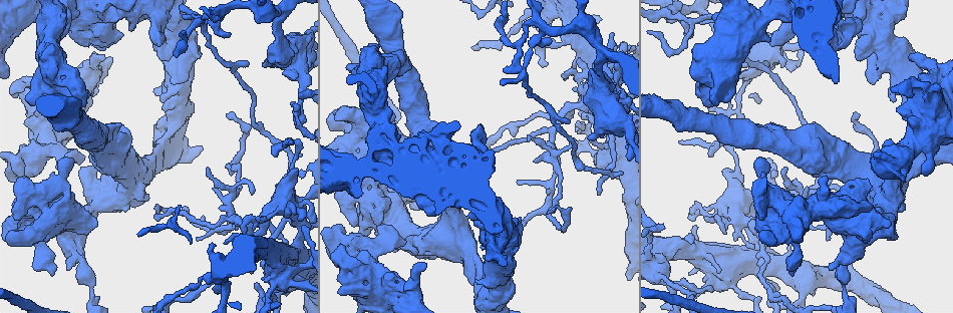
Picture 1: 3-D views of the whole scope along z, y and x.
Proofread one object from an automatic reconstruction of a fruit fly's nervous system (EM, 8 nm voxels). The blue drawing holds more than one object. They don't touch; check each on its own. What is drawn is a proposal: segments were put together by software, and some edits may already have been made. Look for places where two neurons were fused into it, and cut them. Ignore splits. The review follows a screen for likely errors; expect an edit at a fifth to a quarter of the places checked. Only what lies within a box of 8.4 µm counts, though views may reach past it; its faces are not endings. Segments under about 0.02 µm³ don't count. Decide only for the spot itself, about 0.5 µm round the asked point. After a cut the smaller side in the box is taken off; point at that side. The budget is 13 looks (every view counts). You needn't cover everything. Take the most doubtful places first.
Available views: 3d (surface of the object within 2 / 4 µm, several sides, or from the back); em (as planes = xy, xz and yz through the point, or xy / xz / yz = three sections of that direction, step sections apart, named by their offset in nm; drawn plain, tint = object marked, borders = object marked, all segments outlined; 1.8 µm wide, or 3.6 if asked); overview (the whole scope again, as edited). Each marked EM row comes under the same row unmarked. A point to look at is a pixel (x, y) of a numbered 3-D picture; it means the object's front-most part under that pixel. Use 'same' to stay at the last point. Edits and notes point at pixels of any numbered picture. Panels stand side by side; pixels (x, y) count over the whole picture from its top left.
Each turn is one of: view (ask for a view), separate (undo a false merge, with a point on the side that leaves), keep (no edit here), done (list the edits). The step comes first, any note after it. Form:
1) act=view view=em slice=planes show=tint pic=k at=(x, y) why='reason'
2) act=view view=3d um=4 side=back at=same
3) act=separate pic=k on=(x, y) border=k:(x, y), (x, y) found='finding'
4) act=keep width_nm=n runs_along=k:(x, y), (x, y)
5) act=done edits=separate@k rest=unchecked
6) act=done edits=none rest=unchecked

act=view view=3d um=4 pic=1 at=(167, 141) why='looks like a crossing'

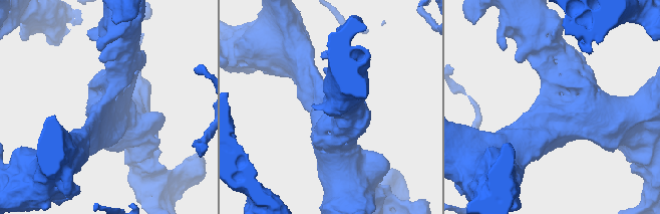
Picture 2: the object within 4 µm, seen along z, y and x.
act=view view=em um=3.6 slice=planes show=tint pic=2 at=(106, 109)

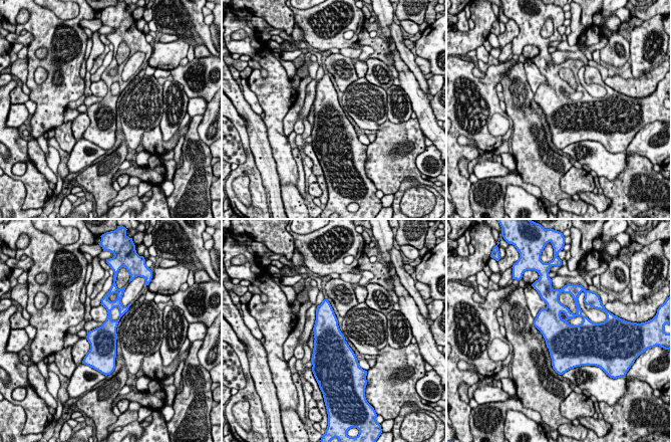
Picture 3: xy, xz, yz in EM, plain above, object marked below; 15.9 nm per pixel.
act=keep found='continuous, no second neuron'

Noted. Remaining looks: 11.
act=view view=em um=3.6 slice=yz step=8 show=tint pic=1 at=(372, 279) why='closes a loop'

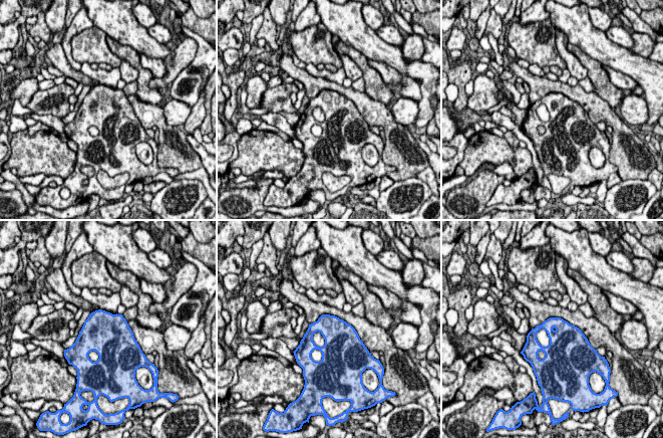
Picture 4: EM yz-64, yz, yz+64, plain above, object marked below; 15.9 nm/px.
act=keep width_nm=440 found='all the same neuron'

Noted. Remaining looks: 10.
act=view view=em um=3.6 slice=planes show=tint pic=1 at=(881, 34) why='small branch off a trunk'

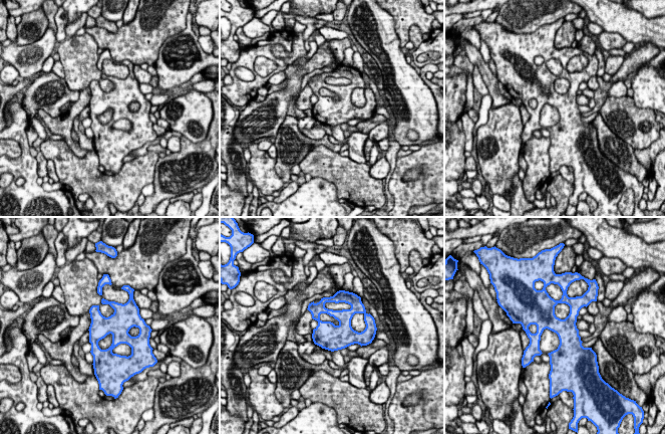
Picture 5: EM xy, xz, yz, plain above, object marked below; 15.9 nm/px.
act=keep found='one neuron here'

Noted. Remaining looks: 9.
act=view view=em um=3.6 slice=xz step=4 show=tint pic=1 at=(95, 192)

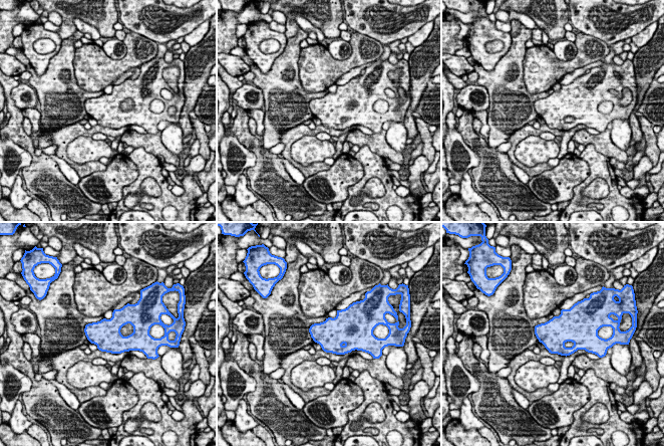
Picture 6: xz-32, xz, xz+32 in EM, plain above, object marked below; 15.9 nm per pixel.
act=keep width_nm=480 found='continuous, no second neuron'

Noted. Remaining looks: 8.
act=view view=em um=3.6 slice=yz step=8 show=tint pic=1 at=(281, 278) why='four or more arms meet'

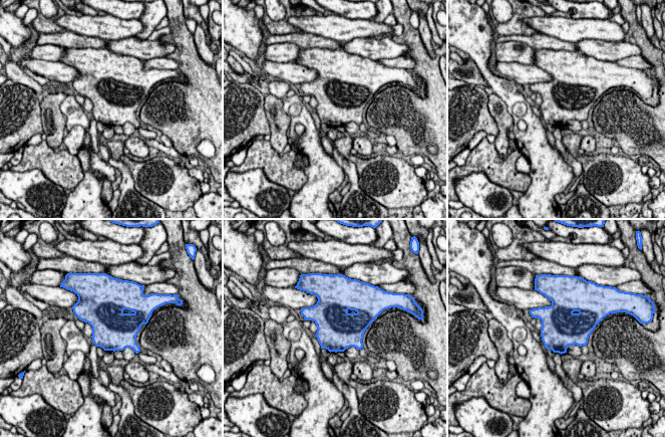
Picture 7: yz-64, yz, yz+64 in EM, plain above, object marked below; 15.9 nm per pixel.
act=view view=em um=3.6 slice=planes show=borders at=same

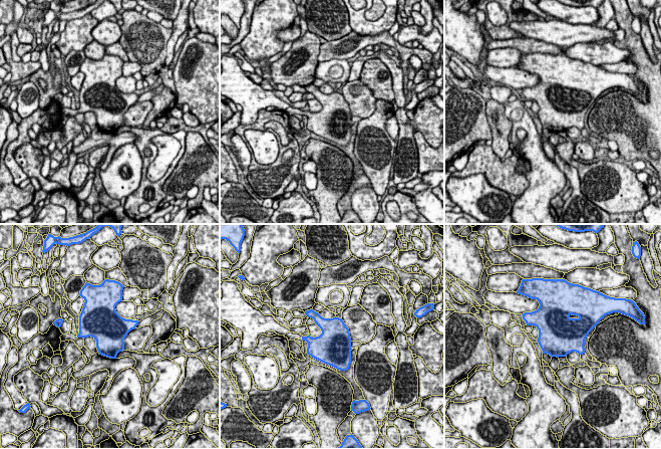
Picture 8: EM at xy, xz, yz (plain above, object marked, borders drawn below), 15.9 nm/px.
act=keep found='one neuron here'

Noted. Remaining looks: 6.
act=done edits=none rest=unchecked

